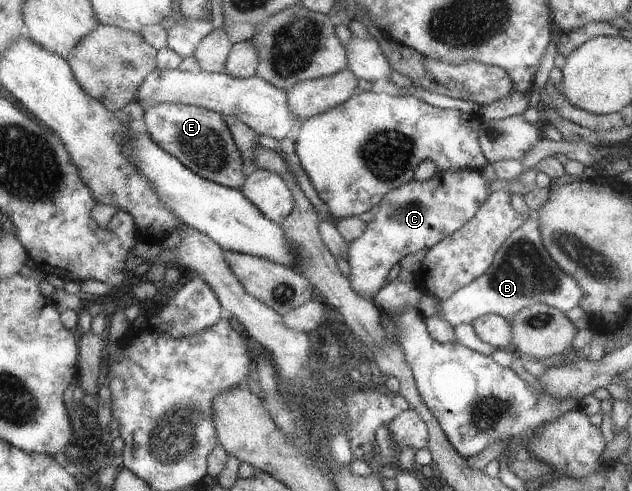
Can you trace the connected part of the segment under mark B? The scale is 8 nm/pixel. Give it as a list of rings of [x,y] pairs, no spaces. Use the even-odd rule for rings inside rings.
[[[530,210],[528,218],[525,218],[499,245],[488,270],[484,270],[475,280],[462,286],[459,290],[453,292],[451,296],[439,302],[438,316],[453,328],[462,322],[470,323],[474,317],[481,315],[499,315],[505,318],[505,316],[511,316],[520,308],[533,303],[549,305],[551,308],[563,312],[577,307],[583,296],[584,294],[581,292],[579,285],[554,263],[545,247],[542,246],[539,217],[535,211]]]

